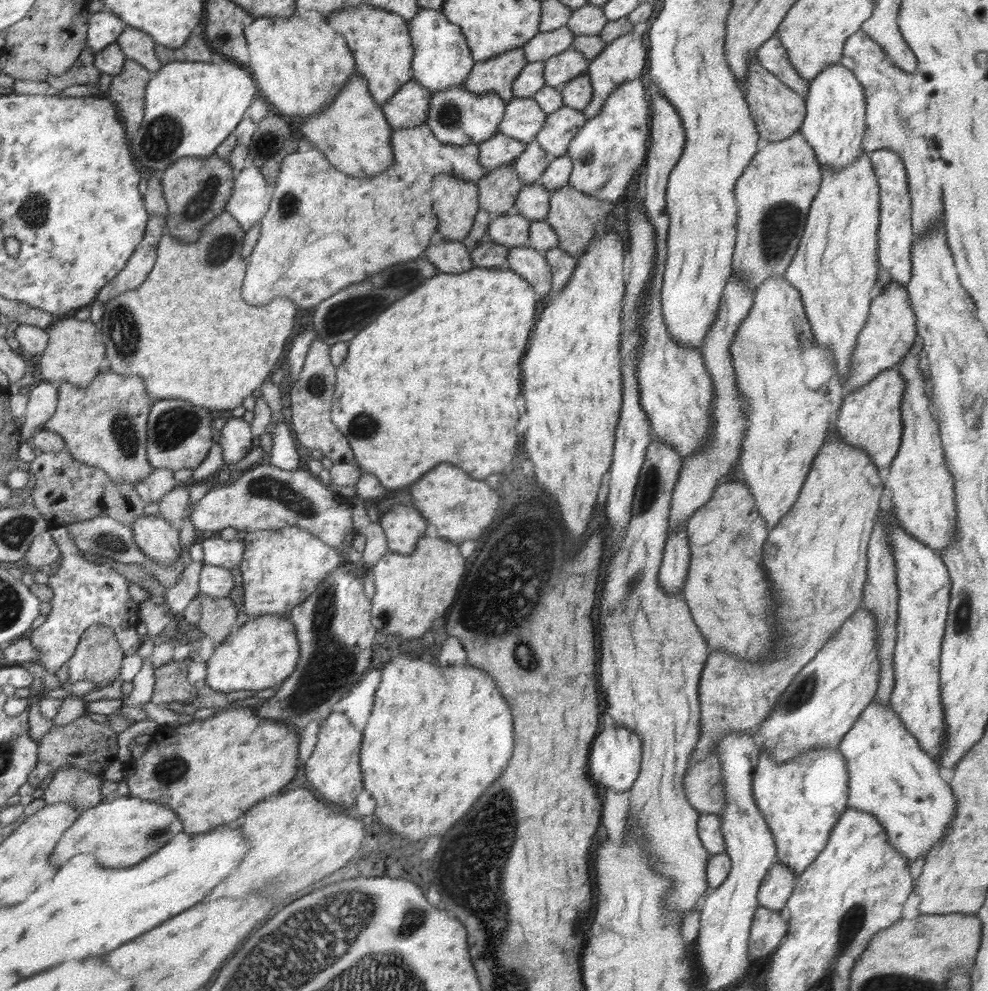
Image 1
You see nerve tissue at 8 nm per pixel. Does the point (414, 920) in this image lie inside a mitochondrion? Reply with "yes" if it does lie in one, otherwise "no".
yes

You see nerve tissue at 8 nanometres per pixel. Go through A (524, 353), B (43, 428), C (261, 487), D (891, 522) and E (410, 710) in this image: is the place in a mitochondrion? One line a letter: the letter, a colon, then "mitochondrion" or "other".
A: other
B: other
C: mitochondrion
D: other
E: other

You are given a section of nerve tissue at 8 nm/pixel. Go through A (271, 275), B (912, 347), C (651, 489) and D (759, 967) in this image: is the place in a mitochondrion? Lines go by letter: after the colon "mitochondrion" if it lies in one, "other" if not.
A: other
B: other
C: mitochondrion
D: other

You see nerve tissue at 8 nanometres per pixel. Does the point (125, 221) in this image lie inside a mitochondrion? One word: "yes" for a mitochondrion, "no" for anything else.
no

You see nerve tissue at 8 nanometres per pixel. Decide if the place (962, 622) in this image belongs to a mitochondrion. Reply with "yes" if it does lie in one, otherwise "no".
yes

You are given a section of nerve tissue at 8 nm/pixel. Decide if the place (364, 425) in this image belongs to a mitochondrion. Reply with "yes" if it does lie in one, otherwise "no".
yes

